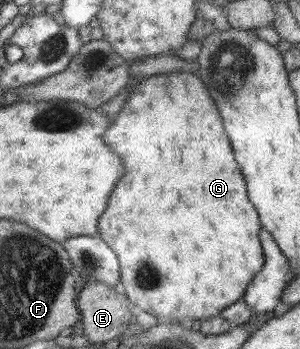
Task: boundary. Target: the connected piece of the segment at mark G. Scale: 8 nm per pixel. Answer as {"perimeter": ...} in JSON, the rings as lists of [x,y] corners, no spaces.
{"perimeter":[[[173,71],[140,77],[126,92],[121,108],[113,118],[109,119],[109,126],[107,126],[105,134],[101,136],[103,143],[109,146],[111,152],[115,152],[121,158],[121,164],[123,164],[125,172],[117,180],[115,188],[109,194],[109,200],[107,200],[109,206],[101,214],[101,218],[99,218],[101,222],[97,224],[97,230],[99,230],[101,240],[107,244],[112,252],[115,252],[115,256],[119,260],[119,278],[125,296],[131,302],[133,308],[137,308],[137,306],[141,308],[141,310],[134,311],[145,311],[153,314],[153,316],[159,318],[158,323],[173,322],[182,324],[182,318],[194,320],[201,318],[201,316],[208,317],[219,314],[223,308],[242,298],[245,287],[249,284],[253,275],[261,270],[264,263],[258,237],[262,227],[258,214],[255,214],[256,210],[251,206],[251,201],[247,200],[245,182],[243,182],[243,176],[239,174],[237,164],[233,160],[233,150],[229,146],[227,134],[223,132],[221,118],[217,114],[217,108],[213,106],[213,100],[209,98],[209,94],[207,94],[207,90],[203,86],[202,80],[195,71]]]}

